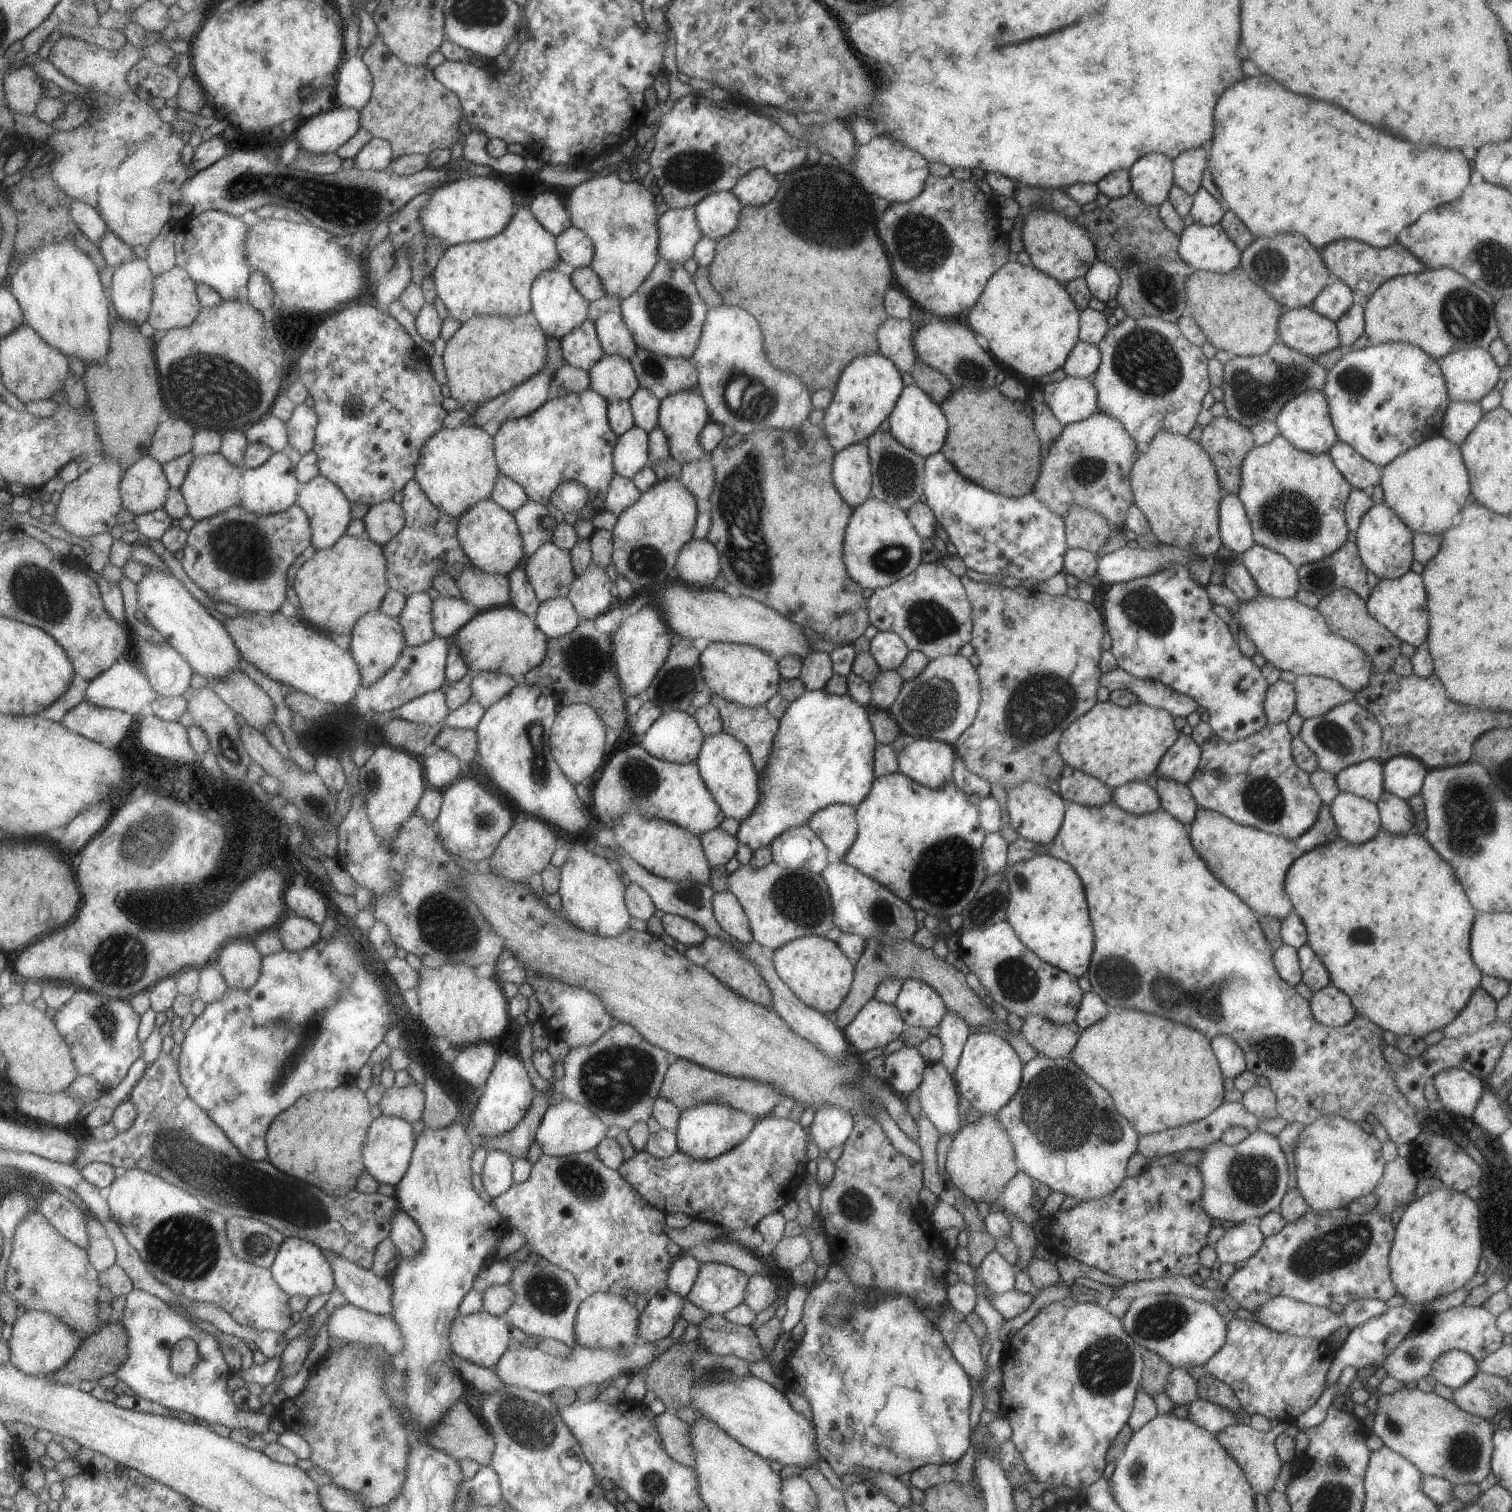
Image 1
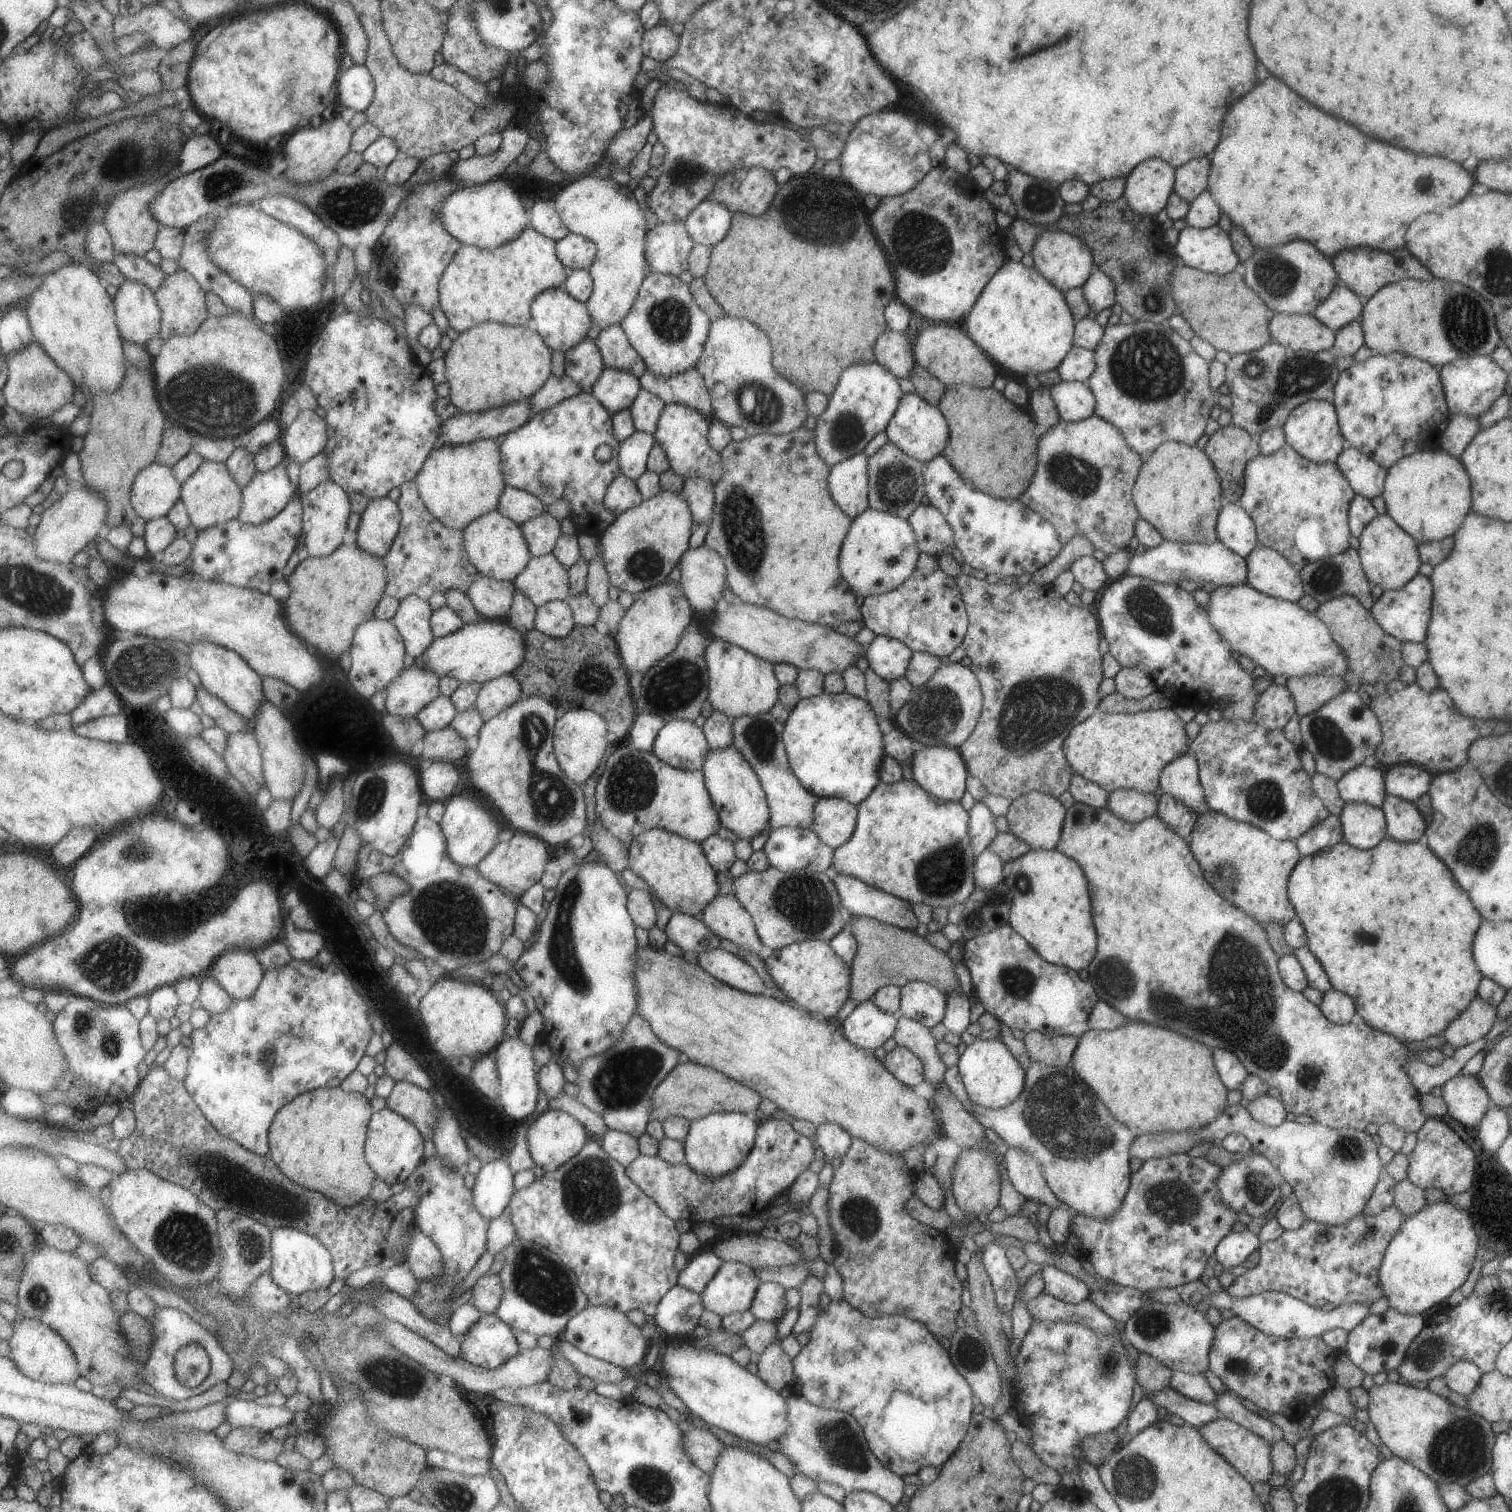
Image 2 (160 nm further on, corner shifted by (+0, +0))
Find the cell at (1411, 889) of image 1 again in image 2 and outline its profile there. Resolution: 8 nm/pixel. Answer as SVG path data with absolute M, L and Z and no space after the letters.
M1385 837L1377 846L1364 851L1341 841L1330 849L1300 857L1288 876L1286 889L1296 916L1305 929L1306 947L1323 967L1332 988L1354 1000L1357 1010L1356 1018L1363 1020L1371 1028L1391 1035L1402 1042L1413 1042L1413 1040L1417 1042L1417 1040L1443 1032L1447 1025L1477 996L1477 985L1482 974L1473 960L1472 942L1481 924L1481 915L1475 910L1466 892L1457 884L1451 871L1427 848L1423 841L1406 843Z

